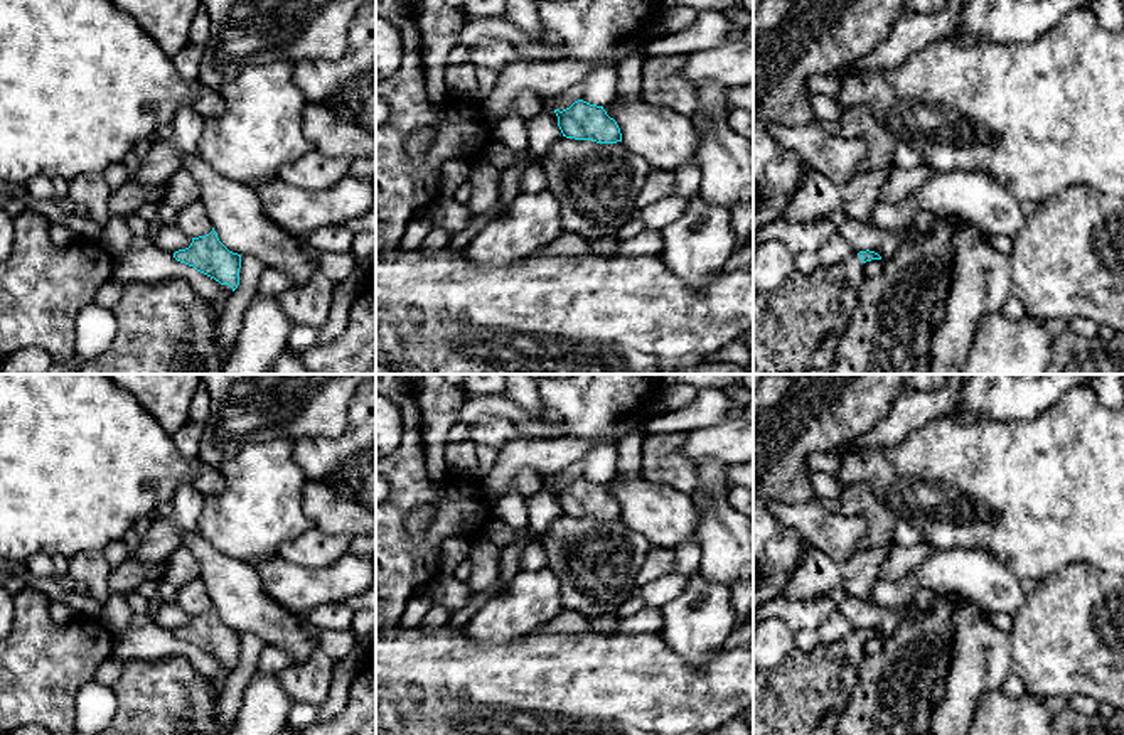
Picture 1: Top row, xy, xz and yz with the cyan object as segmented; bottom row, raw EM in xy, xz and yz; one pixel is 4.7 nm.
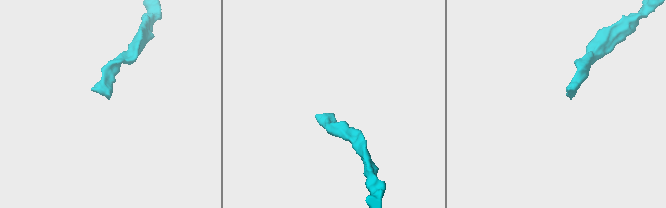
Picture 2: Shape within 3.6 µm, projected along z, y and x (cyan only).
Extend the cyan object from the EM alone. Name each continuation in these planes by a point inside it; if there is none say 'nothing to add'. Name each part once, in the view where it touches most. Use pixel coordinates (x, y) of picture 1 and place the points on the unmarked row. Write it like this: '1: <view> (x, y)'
1: xy (219, 681)

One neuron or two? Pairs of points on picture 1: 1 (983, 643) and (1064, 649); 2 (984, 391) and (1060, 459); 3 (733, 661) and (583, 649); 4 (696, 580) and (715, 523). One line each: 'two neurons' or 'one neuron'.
1: two neurons
2: two neurons
3: one neuron
4: two neurons

